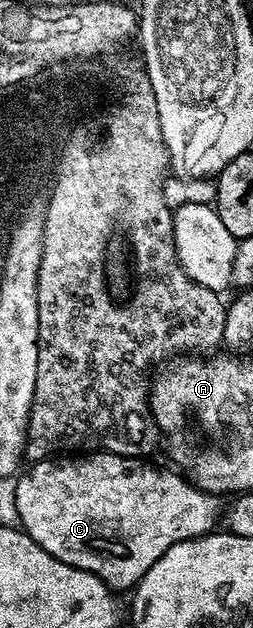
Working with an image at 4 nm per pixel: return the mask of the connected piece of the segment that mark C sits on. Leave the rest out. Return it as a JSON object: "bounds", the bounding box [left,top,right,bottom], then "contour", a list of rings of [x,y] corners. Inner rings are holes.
{"bounds":[16,451,220,591],"contour":[[[94,451],[89,455],[47,459],[31,464],[30,470],[27,468],[18,477],[16,487],[21,528],[35,543],[44,547],[48,555],[96,575],[115,591],[133,590],[148,567],[152,567],[152,563],[156,563],[168,547],[193,537],[202,537],[220,521],[219,498],[215,494],[197,489],[181,472],[169,473],[148,462],[137,457]]]}

